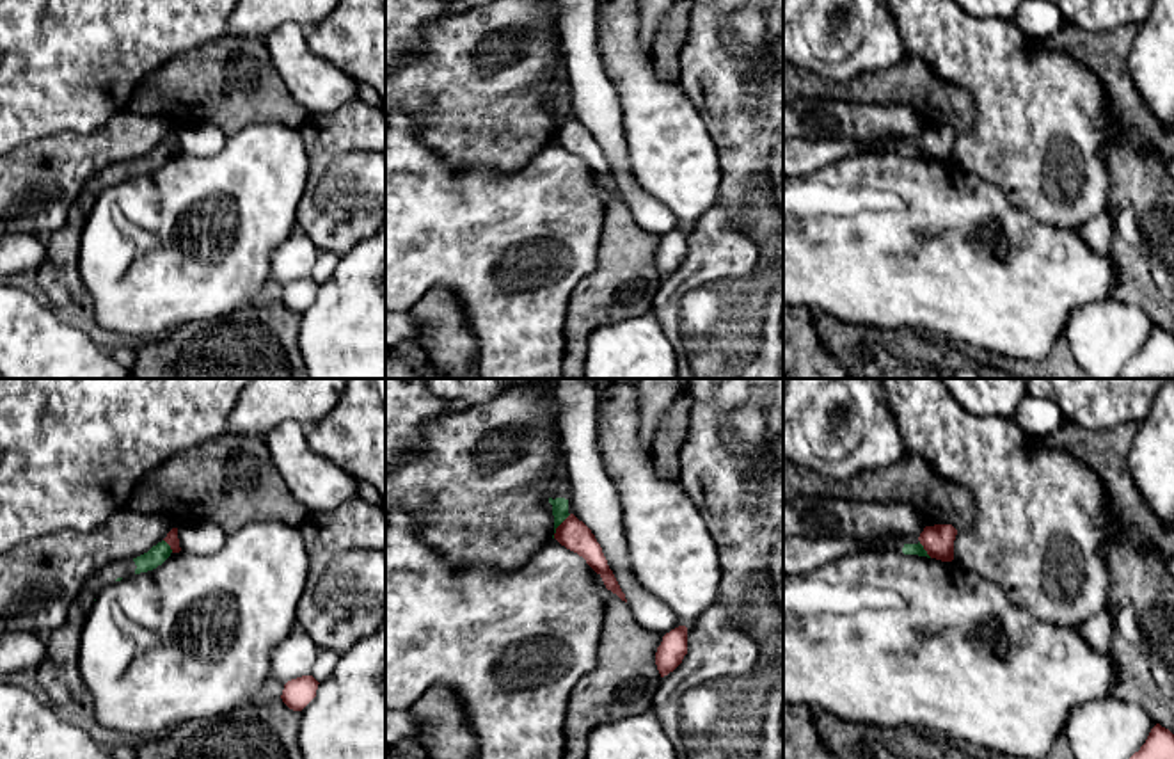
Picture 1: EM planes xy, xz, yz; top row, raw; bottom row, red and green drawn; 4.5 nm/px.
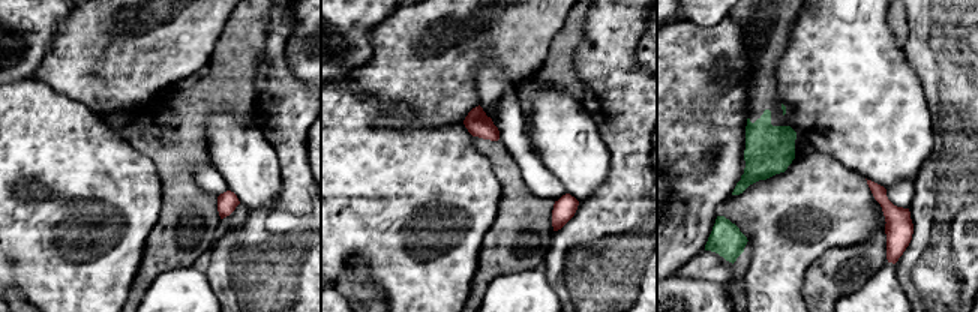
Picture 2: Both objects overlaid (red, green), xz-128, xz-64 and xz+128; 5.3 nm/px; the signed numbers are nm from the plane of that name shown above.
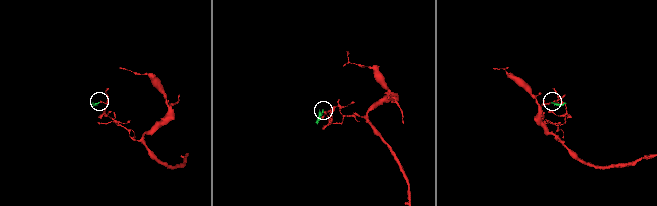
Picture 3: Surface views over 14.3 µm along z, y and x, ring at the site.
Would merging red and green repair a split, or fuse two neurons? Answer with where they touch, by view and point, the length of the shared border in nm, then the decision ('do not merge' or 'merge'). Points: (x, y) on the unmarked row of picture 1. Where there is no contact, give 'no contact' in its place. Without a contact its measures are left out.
xz (558, 128) | 140 nm | do not merge

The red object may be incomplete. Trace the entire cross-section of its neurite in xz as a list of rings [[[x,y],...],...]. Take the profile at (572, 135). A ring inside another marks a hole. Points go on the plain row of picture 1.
[[[570,116],[556,130],[554,140],[567,151],[583,158],[586,165],[602,180],[606,190],[627,204],[625,196],[622,194],[613,172],[607,167],[600,146],[583,123]]]

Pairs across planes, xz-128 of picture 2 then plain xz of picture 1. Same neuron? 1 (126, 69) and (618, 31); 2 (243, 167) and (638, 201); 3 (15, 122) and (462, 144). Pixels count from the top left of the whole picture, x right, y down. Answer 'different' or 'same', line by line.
1: different
2: different
3: different

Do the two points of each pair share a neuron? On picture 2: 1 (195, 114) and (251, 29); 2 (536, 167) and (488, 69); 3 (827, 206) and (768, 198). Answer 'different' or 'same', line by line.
1: same
2: same
3: same

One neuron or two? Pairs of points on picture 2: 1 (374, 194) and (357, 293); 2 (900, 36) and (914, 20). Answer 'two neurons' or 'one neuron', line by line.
1: two neurons
2: two neurons

